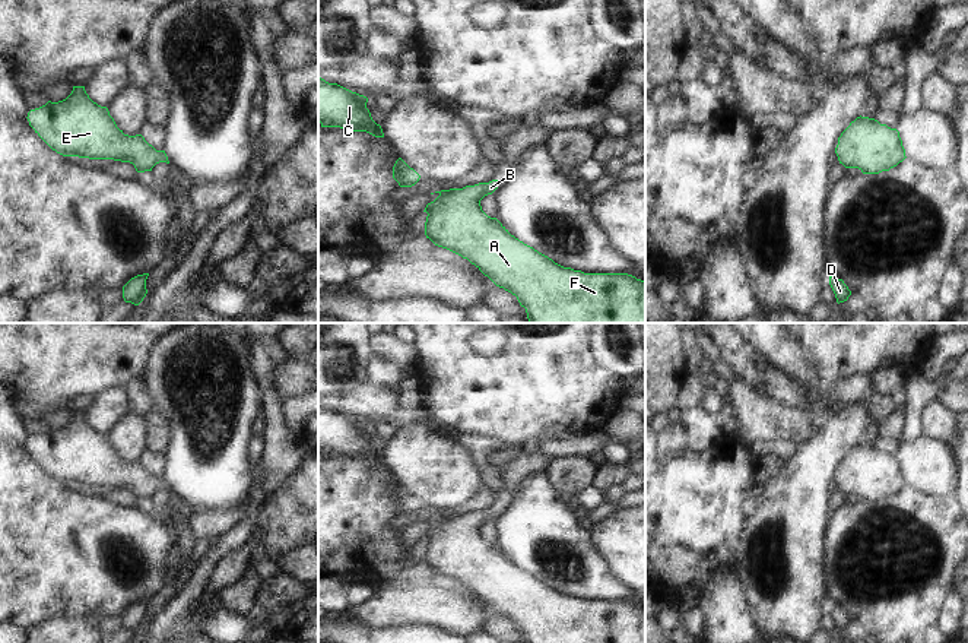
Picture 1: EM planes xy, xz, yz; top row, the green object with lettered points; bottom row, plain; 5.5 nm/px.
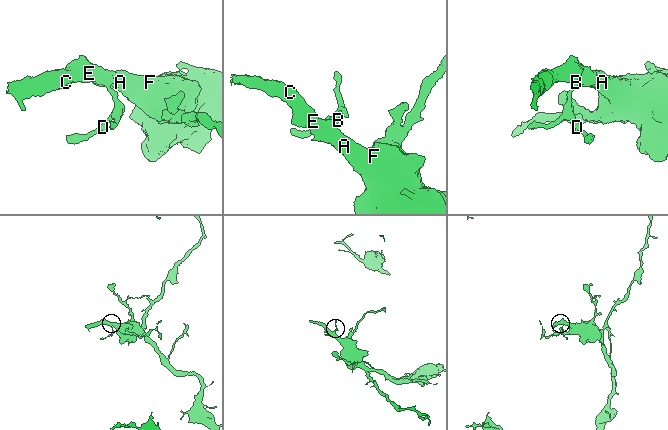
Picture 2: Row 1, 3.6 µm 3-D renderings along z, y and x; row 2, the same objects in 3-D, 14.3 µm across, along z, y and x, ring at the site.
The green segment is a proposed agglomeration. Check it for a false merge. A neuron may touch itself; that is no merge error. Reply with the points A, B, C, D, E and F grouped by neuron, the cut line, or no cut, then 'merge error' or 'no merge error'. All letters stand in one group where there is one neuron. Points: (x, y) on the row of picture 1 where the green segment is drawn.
groups A B C D E F; cut none; no merge error

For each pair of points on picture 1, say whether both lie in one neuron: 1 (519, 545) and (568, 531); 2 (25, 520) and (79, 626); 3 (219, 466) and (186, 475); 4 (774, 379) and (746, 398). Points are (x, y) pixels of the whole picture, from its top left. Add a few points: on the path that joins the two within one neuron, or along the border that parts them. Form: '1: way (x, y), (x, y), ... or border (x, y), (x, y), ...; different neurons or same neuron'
1: way (530, 535), (557, 535); same neuron
2: border (107, 617), (100, 614), (53, 614), (40, 623); different neurons
3: way (210, 466), (194, 474); same neuron
4: border (730, 377), (746, 382), (761, 393), (787, 406); different neurons

